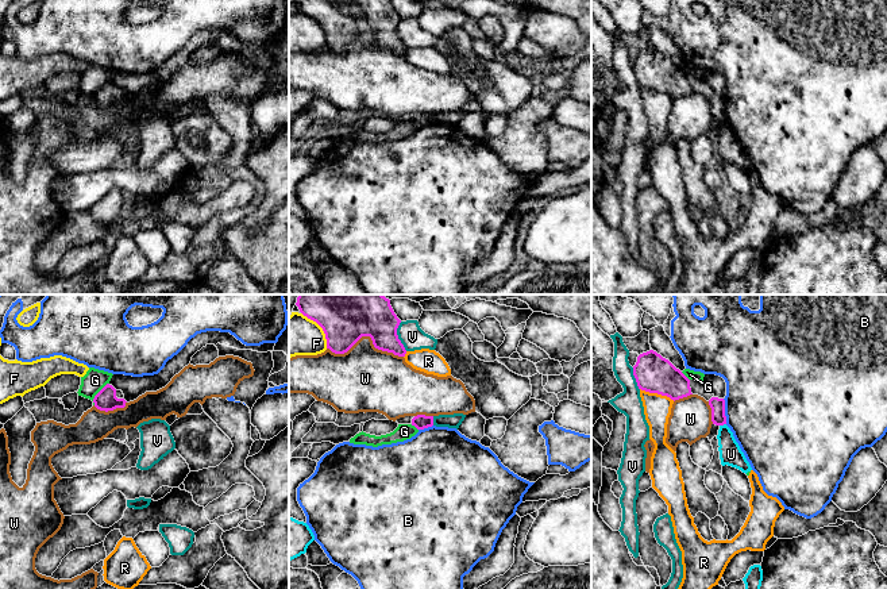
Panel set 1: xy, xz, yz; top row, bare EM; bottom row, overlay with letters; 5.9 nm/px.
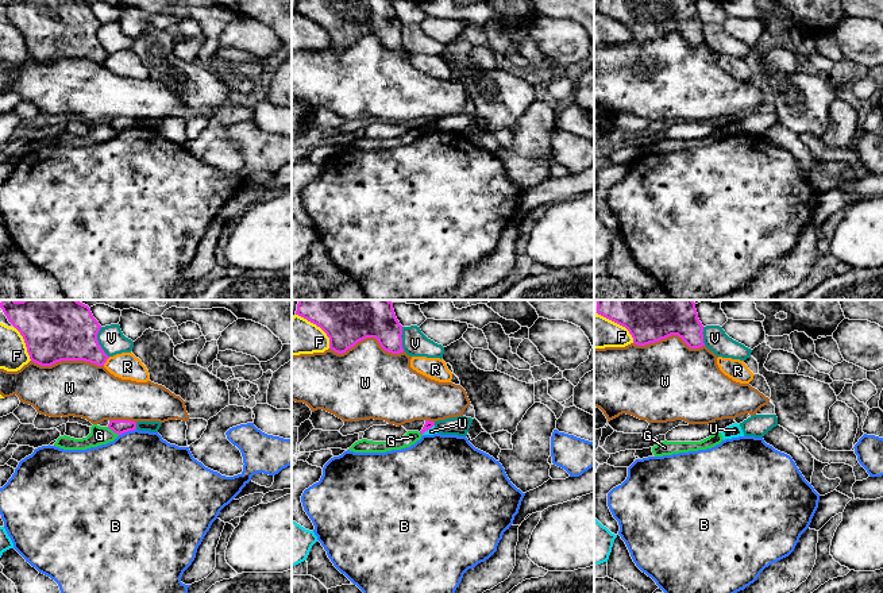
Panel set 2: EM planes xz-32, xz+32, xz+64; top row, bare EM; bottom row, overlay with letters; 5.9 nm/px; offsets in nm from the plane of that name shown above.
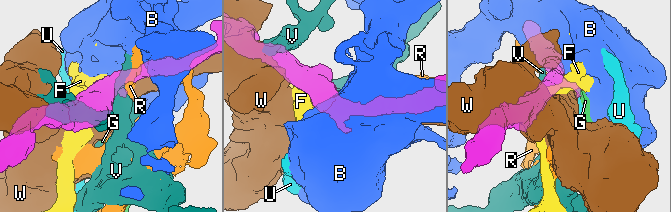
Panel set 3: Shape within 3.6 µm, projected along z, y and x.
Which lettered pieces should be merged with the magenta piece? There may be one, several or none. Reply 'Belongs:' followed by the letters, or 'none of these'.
Belongs: none of these

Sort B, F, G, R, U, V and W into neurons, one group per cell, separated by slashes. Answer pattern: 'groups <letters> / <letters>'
groups B / F / G / R / U / V / W

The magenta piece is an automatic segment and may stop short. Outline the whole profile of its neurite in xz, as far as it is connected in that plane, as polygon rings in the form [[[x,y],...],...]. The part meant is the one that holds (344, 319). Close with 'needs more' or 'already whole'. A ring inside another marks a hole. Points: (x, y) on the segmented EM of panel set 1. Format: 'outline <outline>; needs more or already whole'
outline [[[298,294],[296,305],[324,331],[327,349],[347,353],[362,336],[370,336],[375,349],[405,357],[406,350],[397,335],[401,320],[383,294]]]; already whole

